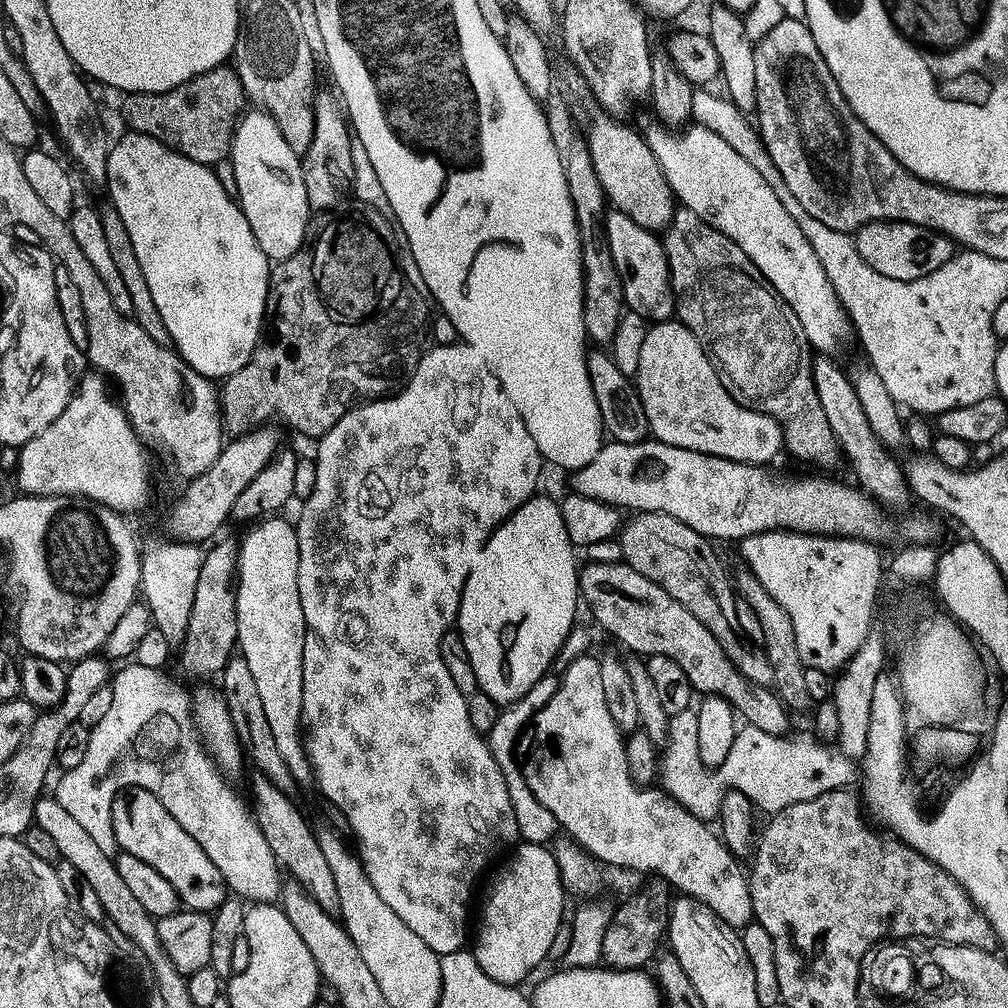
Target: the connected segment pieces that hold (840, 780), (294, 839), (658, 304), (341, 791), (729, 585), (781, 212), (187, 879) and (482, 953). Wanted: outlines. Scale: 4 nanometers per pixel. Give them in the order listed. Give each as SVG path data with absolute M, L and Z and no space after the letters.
M741 727L726 760L716 769L720 774L720 784L726 784L731 791L746 794L761 813L775 814L794 802L806 802L836 788L848 788L855 776L857 779L857 765L846 759L843 752L821 746L808 734L788 739L766 734L757 728Z
M261 774L254 775L252 780L252 792L256 795L256 808L254 804L254 815L256 825L262 830L266 838L266 846L274 854L276 863L281 869L286 870L287 875L303 888L331 914L339 913L340 903L338 902L338 885L334 883L334 874L330 865L326 863L326 857L322 854L322 846L318 846L316 832L308 825L306 817L300 813L300 808L291 799L289 793L278 790L270 781Z
M615 210L609 211L603 217L602 231L604 243L608 245L608 253L612 255L617 276L621 280L623 303L648 322L673 319L676 299L672 297L668 259L661 237L649 228L638 226L638 222Z
M441 344L439 346L429 347L424 355L420 357L420 361L416 363L416 368L412 371L412 375L408 377L406 383L399 391L395 394L389 394L383 398L376 398L371 402L364 402L359 406L353 407L351 410L345 412L344 416L326 435L319 437L318 444L320 444L320 449L314 453L316 462L316 485L310 494L310 498L303 501L301 508L304 509L300 512L300 521L297 519L294 524L296 537L298 538L298 554L300 555L300 565L298 566L298 590L300 591L300 601L302 602L302 610L304 611L304 626L306 629L304 634L303 719L306 721L307 727L308 724L312 727L312 733L310 733L309 736L307 733L306 736L306 751L308 759L312 762L315 783L317 785L320 783L320 788L324 791L325 798L348 819L348 824L352 827L352 832L356 835L357 842L360 843L358 855L364 862L364 869L370 878L370 882L374 886L374 890L378 890L378 894L382 894L382 902L386 902L386 906L390 906L390 910L394 910L394 914L398 914L398 918L402 918L402 922L406 922L406 926L410 926L410 930L414 930L414 934L418 934L418 938L422 938L422 942L426 942L426 946L430 946L430 950L434 950L440 956L461 951L461 949L465 947L464 935L468 932L468 903L472 900L472 891L476 888L476 879L483 874L484 867L486 867L495 856L502 855L504 851L507 853L509 849L517 843L520 834L518 822L514 818L514 806L510 802L510 790L506 786L502 770L498 766L496 759L492 757L492 750L487 739L485 739L481 733L477 732L476 727L470 722L467 699L458 690L458 686L454 686L454 678L450 678L450 670L446 670L446 662L442 662L442 658L440 657L440 643L445 634L450 631L458 620L460 595L464 592L464 578L466 575L466 563L464 564L464 560L468 560L467 562L475 561L480 551L484 549L485 542L487 542L489 536L492 535L492 531L496 529L507 516L511 516L516 509L521 508L523 504L527 504L531 501L534 493L537 491L536 483L540 480L540 464L542 465L542 457L538 450L538 446L534 442L530 430L526 430L526 426L518 414L518 406L514 406L514 402L510 402L508 396L504 393L504 385L498 383L496 377L489 374L487 371L468 372L469 353L467 351L464 353L463 350L465 351L463 347L457 346L456 344Z
M642 512L631 518L633 520L629 524L627 521L618 532L623 563L638 570L638 574L650 578L650 582L662 586L662 590L666 590L670 598L686 606L686 610L690 610L694 618L701 620L710 634L718 638L722 650L726 650L734 666L750 683L757 688L772 688L776 682L774 670L767 654L751 640L747 640L738 626L738 596L730 576L724 573L722 565L716 564L713 541L665 512Z
M667 126L655 127L646 132L646 139L666 182L672 188L673 197L683 207L694 210L694 214L698 214L698 218L702 218L704 224L726 234L726 238L742 246L742 250L750 258L750 262L754 262L754 266L767 280L768 285L787 302L790 310L794 310L794 314L798 314L798 322L802 322L802 330L809 345L815 351L817 348L820 354L832 354L828 352L834 351L839 346L840 339L847 332L849 335L848 314L844 311L834 286L828 281L828 275L824 273L824 261L820 253L812 249L806 234L802 234L798 222L794 222L786 206L778 202L778 194L770 190L766 178L762 178L762 174L758 174L758 170L754 170L754 166L750 166L750 162L746 162L746 158L742 158L738 150L722 142L722 138L714 134L714 130L688 126L679 132Z
M126 788L116 795L112 812L120 852L129 852L134 858L142 858L142 862L150 862L150 866L174 886L185 909L211 914L219 908L226 898L226 885L218 866L214 866L206 856L206 850L202 850L182 826L178 826L159 798L150 794L150 790Z
M524 842L511 856L512 861L493 882L484 900L484 913L480 916L480 933L476 936L474 955L478 966L482 966L491 980L516 986L543 960L549 959L550 942L554 942L554 934L558 934L565 919L566 893L551 847Z

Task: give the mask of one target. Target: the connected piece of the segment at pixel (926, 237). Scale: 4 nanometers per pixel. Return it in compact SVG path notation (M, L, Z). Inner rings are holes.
M879 220L862 226L854 233L854 247L856 255L863 258L874 271L898 282L926 278L926 274L934 274L938 266L946 266L954 255L954 245L948 236L901 220Z

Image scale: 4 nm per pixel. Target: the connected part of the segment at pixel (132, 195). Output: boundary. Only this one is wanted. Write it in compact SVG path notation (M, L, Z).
M129 131L127 135L108 150L106 190L111 207L116 208L130 234L154 305L180 359L200 376L227 378L244 367L262 339L270 275L268 256L262 254L233 193L224 189L209 165L194 162L141 132Z

